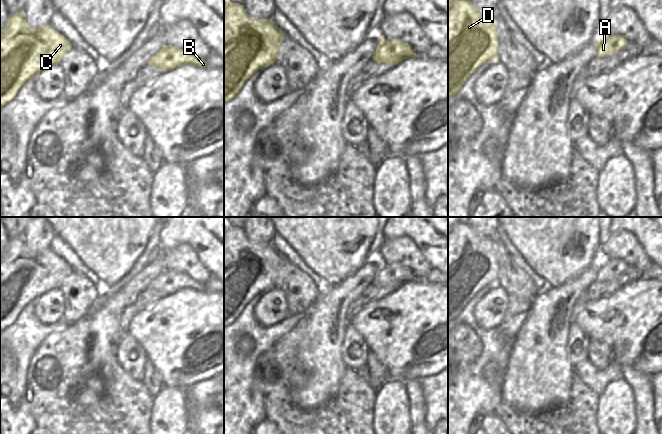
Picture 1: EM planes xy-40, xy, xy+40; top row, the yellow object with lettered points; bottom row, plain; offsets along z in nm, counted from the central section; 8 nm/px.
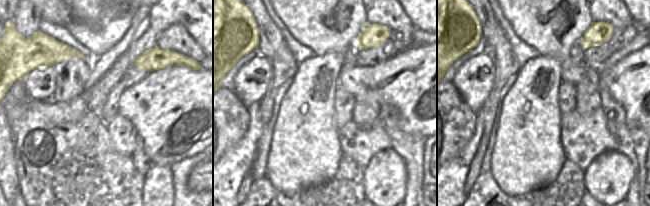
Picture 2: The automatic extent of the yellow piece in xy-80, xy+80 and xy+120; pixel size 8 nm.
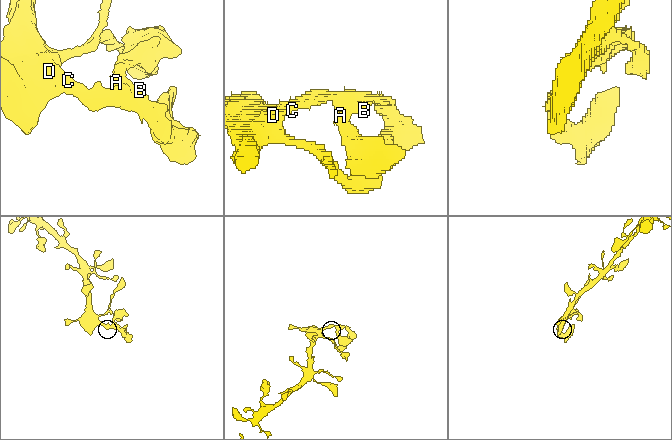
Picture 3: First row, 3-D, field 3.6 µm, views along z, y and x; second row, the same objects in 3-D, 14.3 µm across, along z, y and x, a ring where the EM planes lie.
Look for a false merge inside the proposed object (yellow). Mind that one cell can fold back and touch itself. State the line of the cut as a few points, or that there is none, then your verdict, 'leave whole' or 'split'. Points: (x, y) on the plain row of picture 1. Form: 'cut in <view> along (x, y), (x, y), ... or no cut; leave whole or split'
no cut; leave whole

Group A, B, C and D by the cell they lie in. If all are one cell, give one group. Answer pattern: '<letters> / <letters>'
A B C D

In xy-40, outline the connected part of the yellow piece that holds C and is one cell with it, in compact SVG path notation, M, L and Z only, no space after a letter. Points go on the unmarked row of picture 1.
M21 237L8 239L8 248L0 253L0 332L14 323L20 312L31 302L51 289L60 289L62 280L70 275L70 265L55 255L51 249L39 253L31 251Z

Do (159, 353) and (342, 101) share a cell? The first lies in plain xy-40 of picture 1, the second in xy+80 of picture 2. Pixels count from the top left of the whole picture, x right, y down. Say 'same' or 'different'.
different

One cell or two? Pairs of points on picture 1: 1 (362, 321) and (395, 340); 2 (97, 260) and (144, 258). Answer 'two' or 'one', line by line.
1: one
2: two

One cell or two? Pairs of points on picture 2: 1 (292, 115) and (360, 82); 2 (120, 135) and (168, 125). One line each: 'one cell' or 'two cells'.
1: two cells
2: two cells

